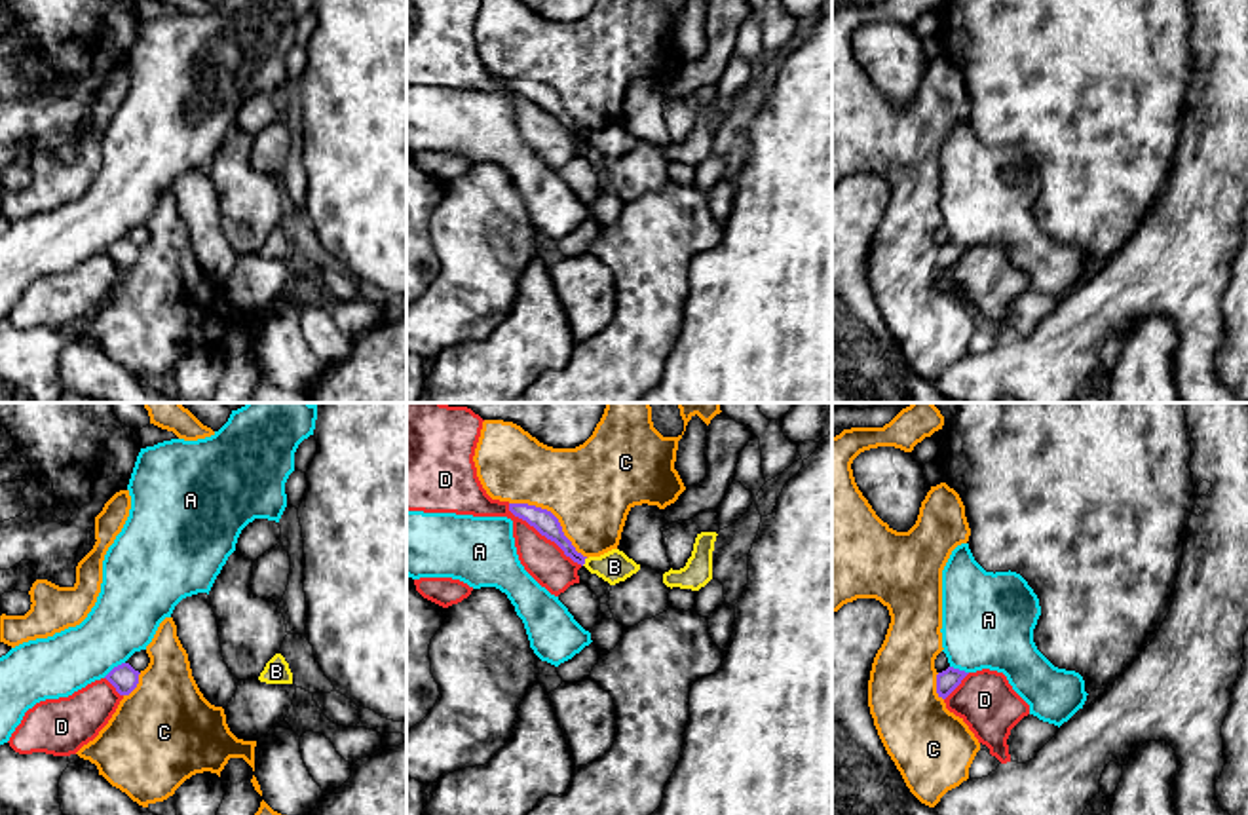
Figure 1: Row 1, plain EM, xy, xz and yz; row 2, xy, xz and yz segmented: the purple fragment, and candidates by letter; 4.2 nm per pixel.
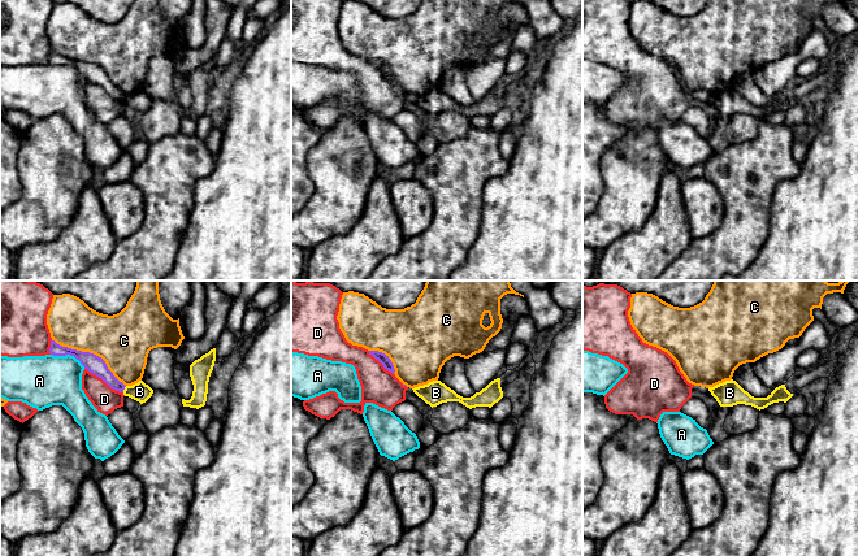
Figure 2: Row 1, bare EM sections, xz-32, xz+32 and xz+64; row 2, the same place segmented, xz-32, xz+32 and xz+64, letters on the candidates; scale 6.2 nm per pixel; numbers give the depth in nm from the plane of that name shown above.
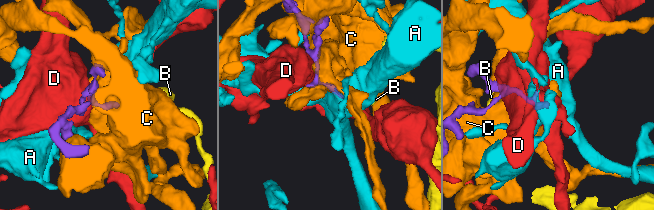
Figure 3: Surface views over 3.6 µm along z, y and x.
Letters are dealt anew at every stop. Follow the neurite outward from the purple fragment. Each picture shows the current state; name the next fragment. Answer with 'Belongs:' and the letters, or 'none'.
Belongs: none

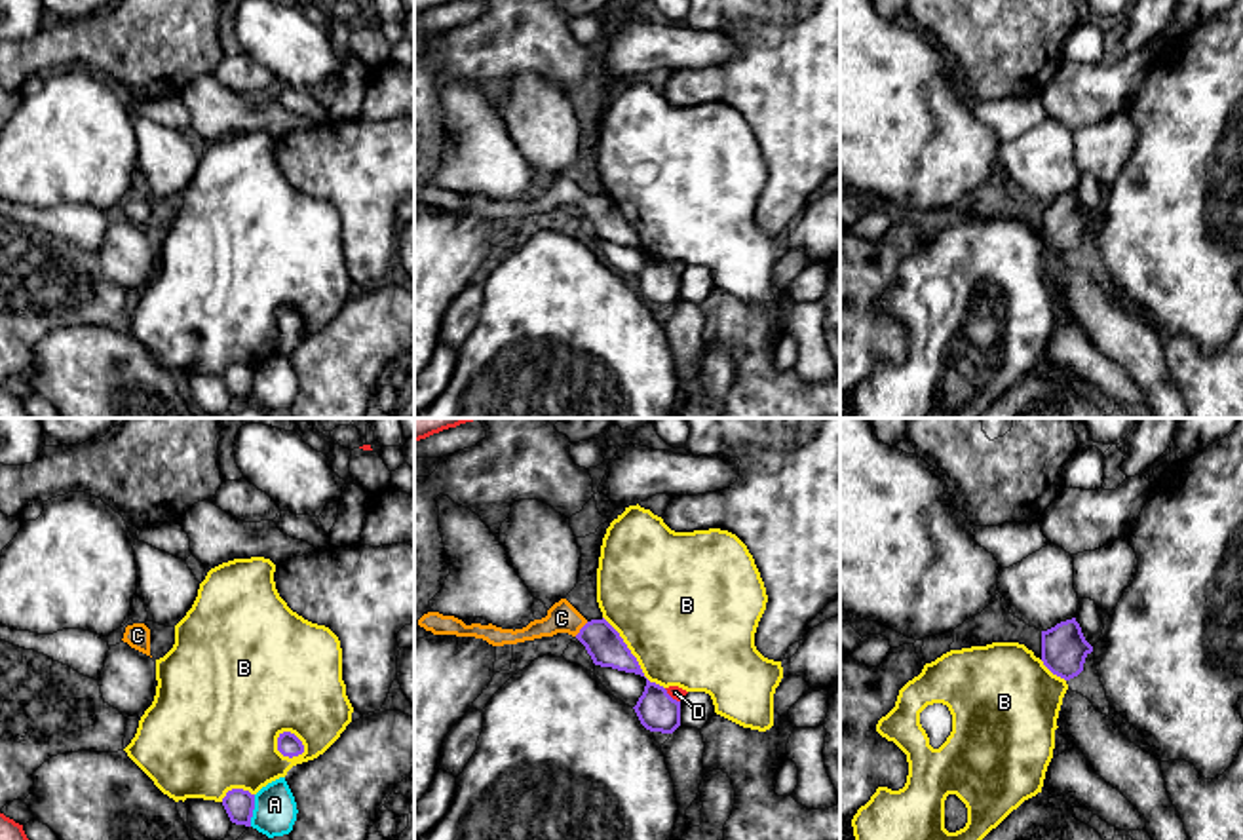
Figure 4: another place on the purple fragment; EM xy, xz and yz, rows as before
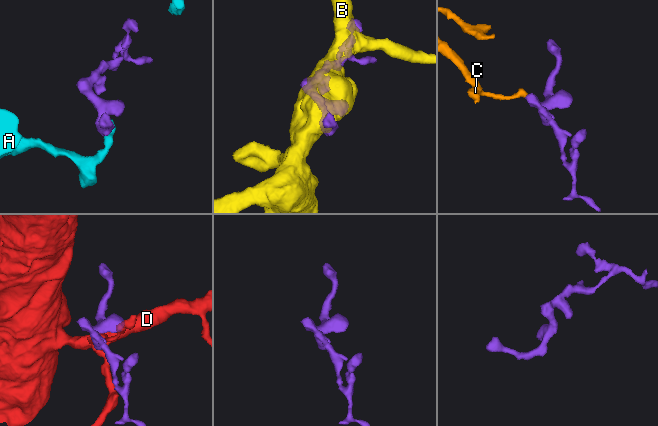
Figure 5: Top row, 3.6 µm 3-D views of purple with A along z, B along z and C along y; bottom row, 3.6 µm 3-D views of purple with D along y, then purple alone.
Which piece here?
Belongs: C

